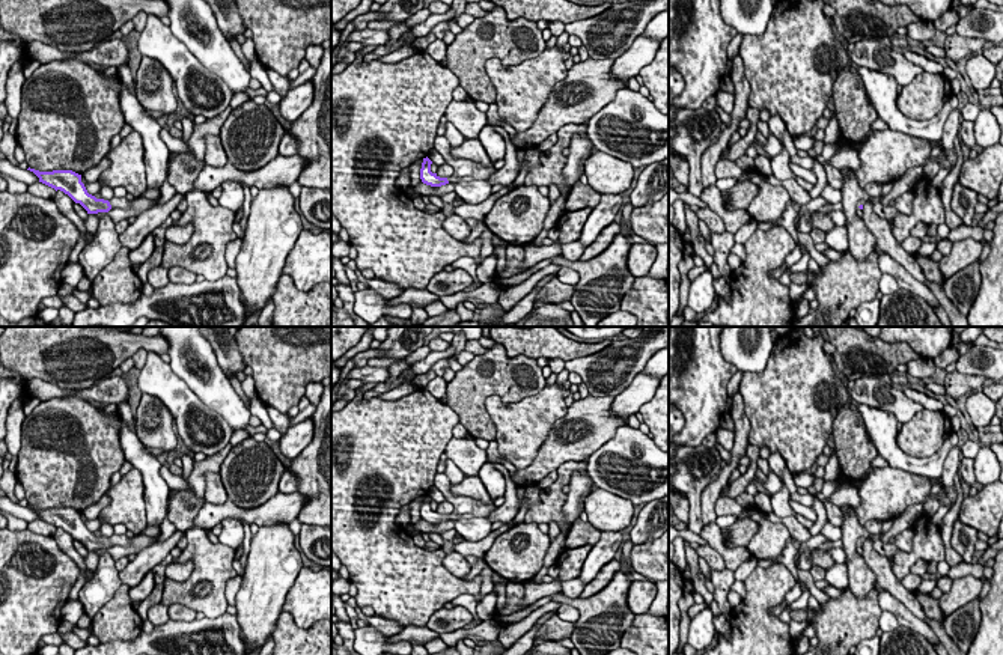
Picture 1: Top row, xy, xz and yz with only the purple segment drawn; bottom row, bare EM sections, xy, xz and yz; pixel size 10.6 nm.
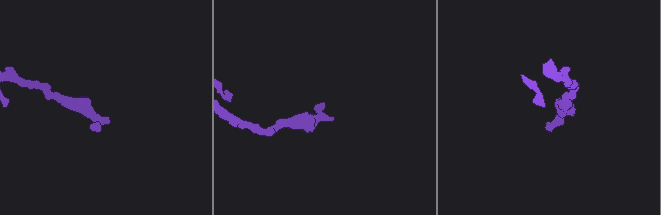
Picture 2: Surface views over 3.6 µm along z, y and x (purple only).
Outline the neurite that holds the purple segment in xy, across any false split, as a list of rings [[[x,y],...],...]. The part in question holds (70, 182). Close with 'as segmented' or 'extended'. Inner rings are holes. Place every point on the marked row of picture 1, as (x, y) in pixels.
[[[30,167],[27,170],[33,172],[39,178],[39,182],[68,194],[75,203],[80,203],[87,214],[108,212],[113,206],[143,212],[154,206],[152,199],[143,196],[134,197],[133,200],[127,200],[125,197],[113,197],[110,200],[96,199],[87,193],[81,182],[81,175],[72,170],[39,172]]]; extended

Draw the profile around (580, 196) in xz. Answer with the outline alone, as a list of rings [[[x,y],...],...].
[[[578,181],[565,197],[565,209],[568,212],[581,211],[583,208],[593,209],[599,200],[599,193],[596,193],[589,184],[581,184]]]

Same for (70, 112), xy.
[[[53,60],[41,65],[21,89],[21,111],[15,133],[26,163],[39,172],[72,170],[83,175],[110,152],[111,139],[125,125],[120,111],[120,78],[105,77],[84,62]]]

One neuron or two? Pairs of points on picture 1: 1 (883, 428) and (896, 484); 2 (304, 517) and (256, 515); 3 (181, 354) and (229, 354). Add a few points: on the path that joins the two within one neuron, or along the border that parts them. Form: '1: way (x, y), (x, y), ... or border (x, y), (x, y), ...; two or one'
1: border (889, 466), (926, 476); two
2: border (298, 491), (306, 499), (306, 503), (295, 517); two
3: border (208, 342), (226, 377); two

